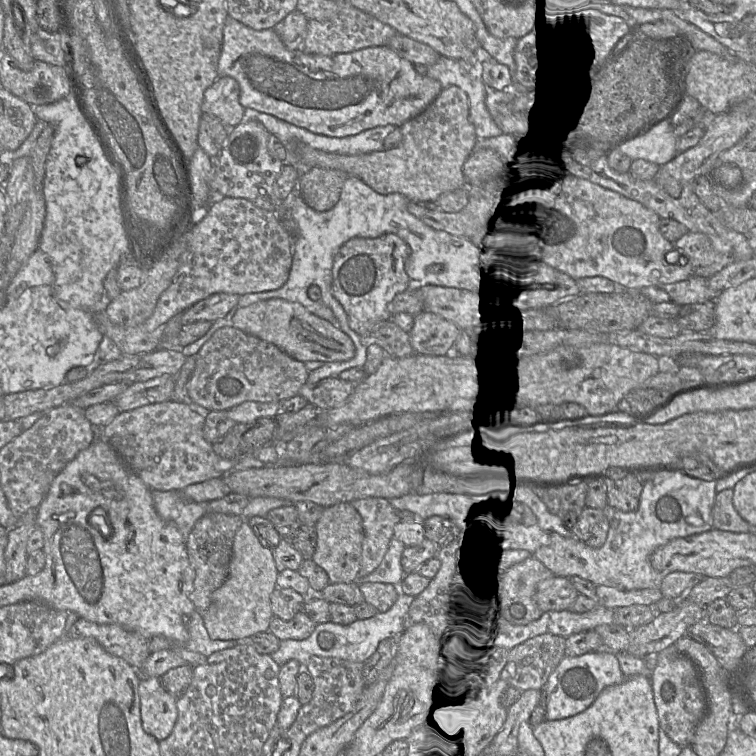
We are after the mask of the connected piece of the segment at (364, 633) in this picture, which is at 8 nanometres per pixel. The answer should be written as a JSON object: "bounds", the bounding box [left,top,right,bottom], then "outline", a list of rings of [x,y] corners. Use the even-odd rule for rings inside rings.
{"bounds":[271,593,415,667],"outline":[[[400,593],[395,604],[386,612],[379,612],[368,619],[357,619],[349,625],[333,621],[317,624],[314,632],[304,640],[282,640],[271,658],[282,666],[290,660],[297,660],[303,667],[312,657],[339,658],[351,662],[365,663],[377,650],[379,643],[389,637],[399,637],[408,624],[408,611],[415,597]]]}

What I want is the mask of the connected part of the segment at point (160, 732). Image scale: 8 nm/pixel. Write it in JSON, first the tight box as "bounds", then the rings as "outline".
{"bounds":[138,677,178,742],"outline":[[[141,677],[138,689],[144,732],[158,742],[165,740],[171,734],[178,717],[177,698],[163,687],[161,678]]]}

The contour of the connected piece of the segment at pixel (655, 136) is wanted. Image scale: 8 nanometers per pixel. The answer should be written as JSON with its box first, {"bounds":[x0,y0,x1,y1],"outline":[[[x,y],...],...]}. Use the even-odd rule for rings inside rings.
{"bounds":[618,120,677,166],"outline":[[[664,120],[648,133],[624,142],[618,148],[631,160],[644,159],[661,166],[677,155],[677,138],[670,121]]]}

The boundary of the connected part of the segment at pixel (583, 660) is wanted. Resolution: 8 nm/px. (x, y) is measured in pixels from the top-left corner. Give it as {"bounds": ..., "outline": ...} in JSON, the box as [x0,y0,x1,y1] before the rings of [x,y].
{"bounds":[544,650,626,720],"outline":[[[598,650],[579,656],[565,656],[550,674],[544,687],[547,695],[546,719],[560,720],[586,710],[608,686],[616,685],[626,679],[619,661],[610,650]]]}

